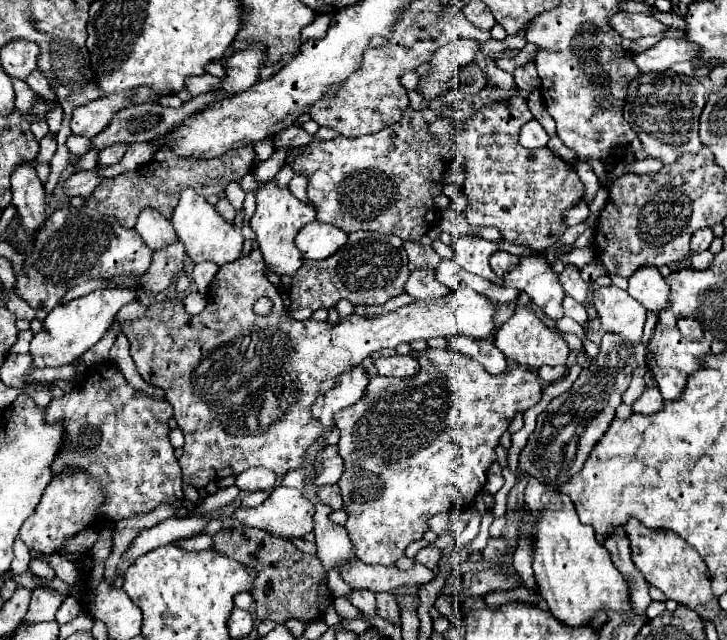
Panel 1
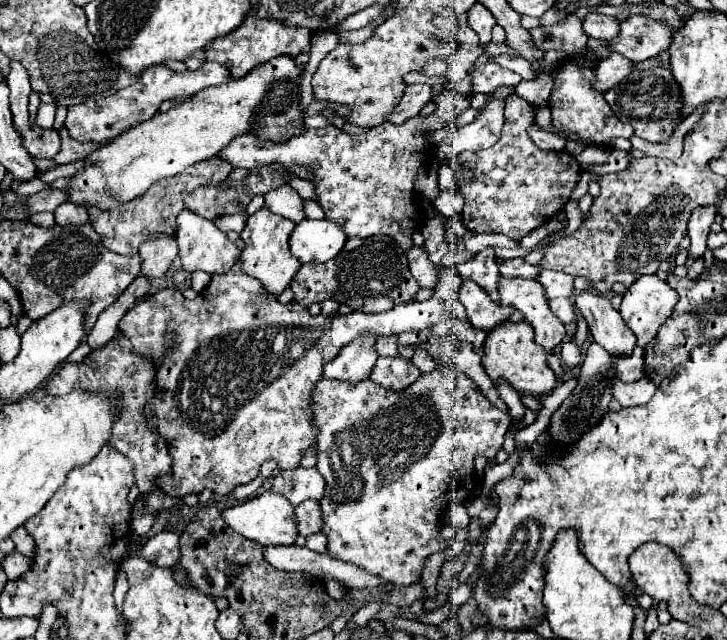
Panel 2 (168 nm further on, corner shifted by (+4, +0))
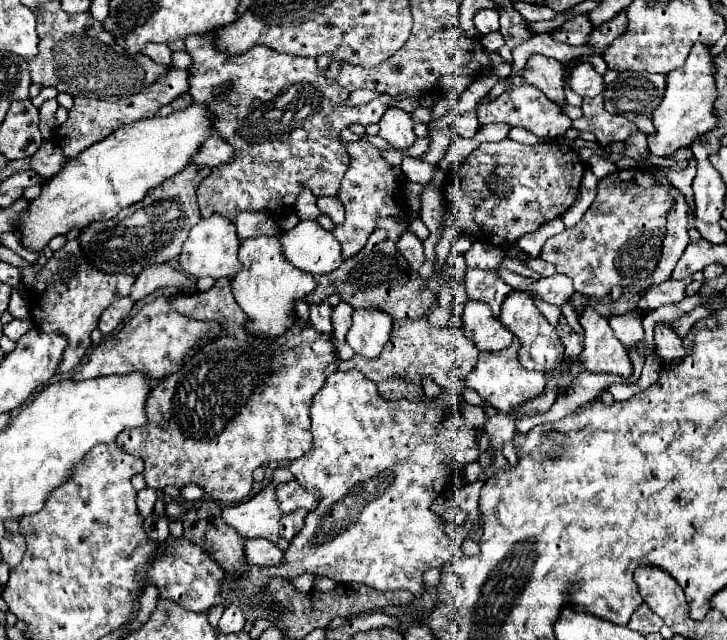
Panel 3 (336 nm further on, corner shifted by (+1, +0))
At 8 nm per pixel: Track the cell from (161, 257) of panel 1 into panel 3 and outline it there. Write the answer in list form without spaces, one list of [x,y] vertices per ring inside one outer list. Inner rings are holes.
[[[129,296],[119,298],[117,302],[113,302],[99,318],[99,330],[103,336],[111,334],[113,330],[117,330],[117,326],[129,316],[129,310],[133,308],[133,300]]]

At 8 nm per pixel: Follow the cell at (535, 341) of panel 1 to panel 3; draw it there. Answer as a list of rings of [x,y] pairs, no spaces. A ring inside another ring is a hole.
[[[513,340],[513,344],[509,348],[501,350],[501,354],[479,354],[477,366],[465,380],[465,388],[475,390],[489,406],[507,414],[511,408],[519,406],[521,402],[527,402],[531,398],[537,398],[539,394],[543,394],[545,392],[545,376],[533,374],[519,364],[517,340]]]

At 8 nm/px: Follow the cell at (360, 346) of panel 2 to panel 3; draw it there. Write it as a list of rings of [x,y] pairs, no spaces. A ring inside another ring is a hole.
[[[361,308],[353,312],[353,324],[347,332],[347,342],[355,354],[377,358],[389,340],[393,318],[381,308]]]

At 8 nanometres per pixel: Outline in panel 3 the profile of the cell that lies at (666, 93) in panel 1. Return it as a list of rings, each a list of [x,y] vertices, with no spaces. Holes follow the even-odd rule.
[[[625,72],[605,88],[605,110],[609,114],[617,114],[635,122],[637,128],[645,134],[653,134],[651,116],[659,106],[663,92],[663,74]]]

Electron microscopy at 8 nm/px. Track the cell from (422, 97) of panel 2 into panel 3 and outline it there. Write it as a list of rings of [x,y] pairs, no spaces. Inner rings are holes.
[[[389,108],[379,122],[379,136],[393,148],[393,150],[407,150],[415,142],[413,120],[407,112],[399,108]]]

